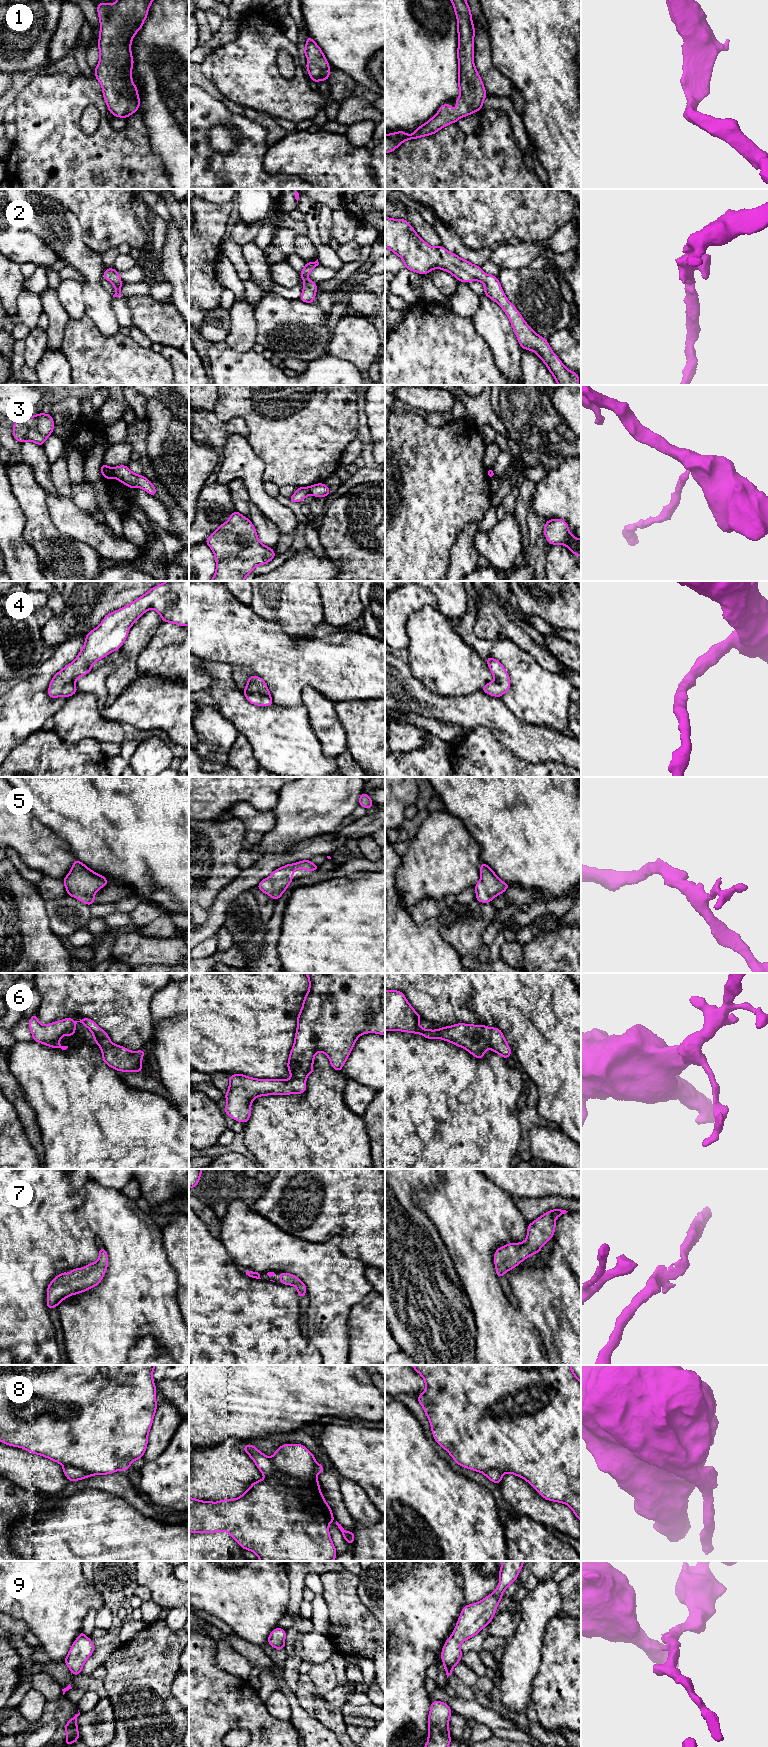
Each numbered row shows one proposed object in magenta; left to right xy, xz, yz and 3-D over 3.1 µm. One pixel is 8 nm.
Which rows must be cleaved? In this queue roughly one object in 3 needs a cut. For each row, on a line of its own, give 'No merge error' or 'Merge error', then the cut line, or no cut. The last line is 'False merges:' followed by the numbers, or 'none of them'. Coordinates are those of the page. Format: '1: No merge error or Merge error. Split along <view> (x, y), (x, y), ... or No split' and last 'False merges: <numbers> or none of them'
1: No merge error. No split
2: No merge error. No split
3: Merge error. Split along xy (112, 468), (114, 476)
4: No merge error. No split
5: No merge error. No split
6: No merge error. No split
7: No merge error. No split
8: Merge error. Split along xz (270, 1458), (273, 1466), (280, 1472), (305, 1482), (313, 1496)
9: No merge error. No split
False merges: 3, 8

